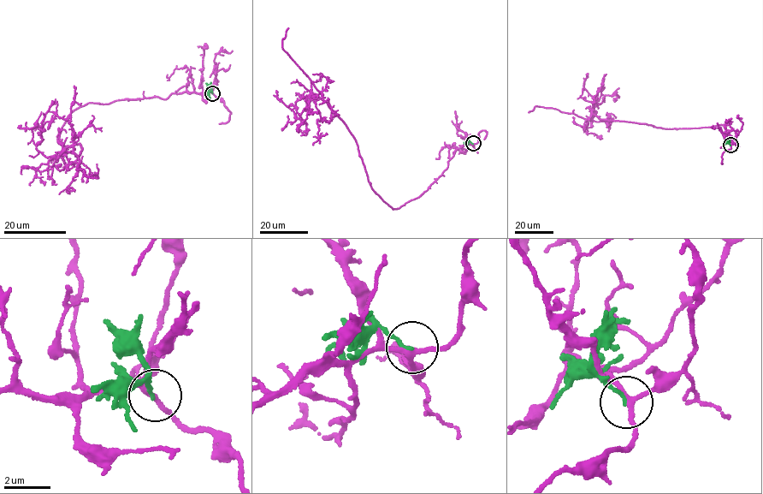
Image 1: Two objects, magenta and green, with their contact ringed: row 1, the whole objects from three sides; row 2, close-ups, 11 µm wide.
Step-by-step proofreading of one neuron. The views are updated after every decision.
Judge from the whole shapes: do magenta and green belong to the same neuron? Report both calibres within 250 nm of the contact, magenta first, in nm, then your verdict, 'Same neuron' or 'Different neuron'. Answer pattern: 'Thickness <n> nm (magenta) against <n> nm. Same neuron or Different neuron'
Thickness 190 nm (magenta) against 140 nm. Different neuron

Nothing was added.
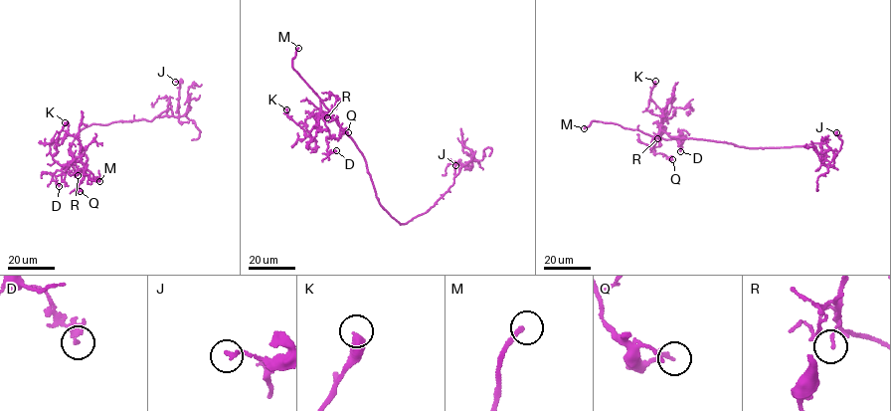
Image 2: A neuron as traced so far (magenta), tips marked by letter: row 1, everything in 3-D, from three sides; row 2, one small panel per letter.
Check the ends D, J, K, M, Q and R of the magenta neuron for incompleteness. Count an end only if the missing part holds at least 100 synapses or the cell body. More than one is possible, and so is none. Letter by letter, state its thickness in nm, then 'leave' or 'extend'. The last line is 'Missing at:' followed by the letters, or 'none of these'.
D: 120 nm | leave
J: 180 nm | leave
K: 480 nm | leave
M: 220 nm | extend
Q: 170 nm | leave
R: 120 nm | leave
Missing at: M

